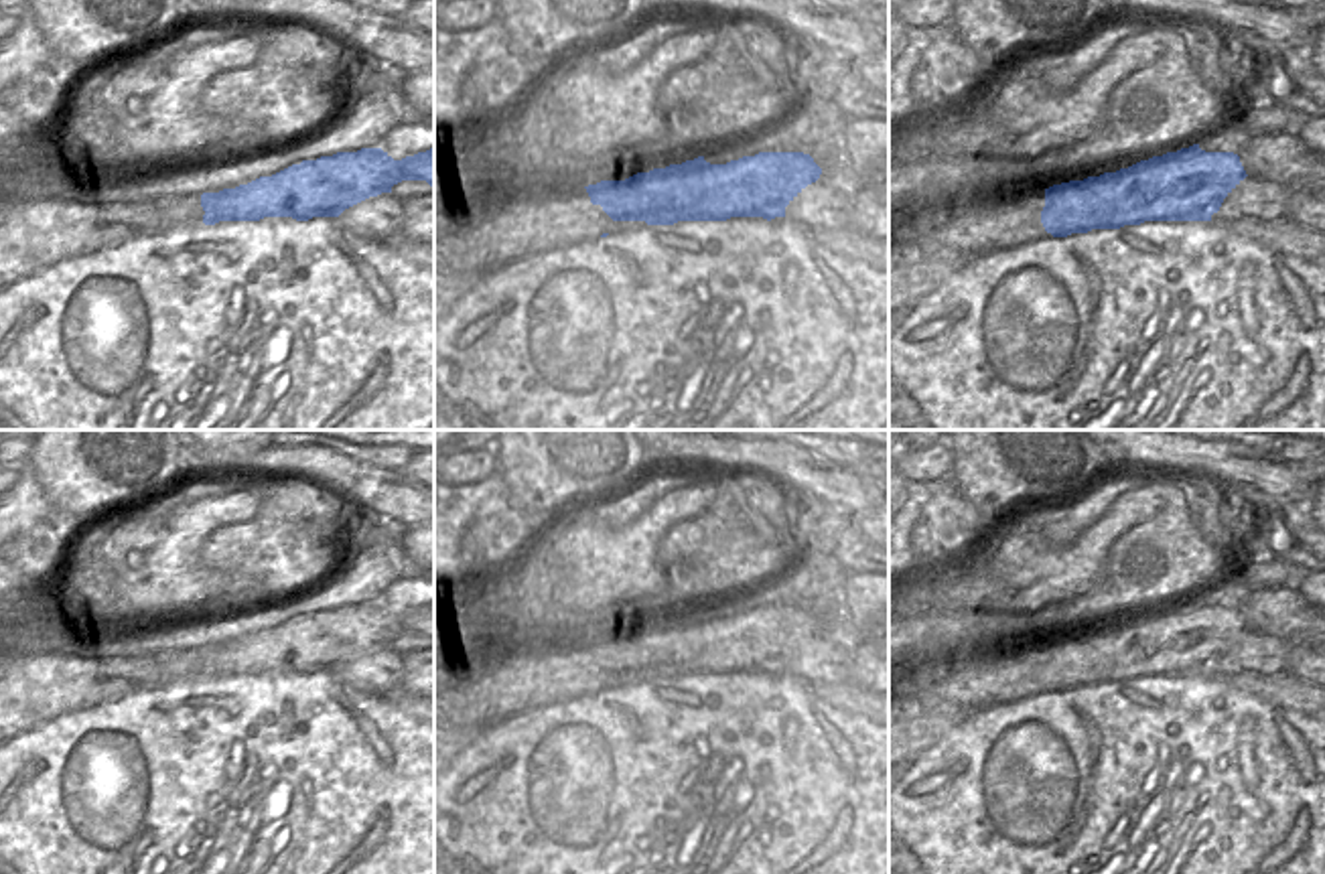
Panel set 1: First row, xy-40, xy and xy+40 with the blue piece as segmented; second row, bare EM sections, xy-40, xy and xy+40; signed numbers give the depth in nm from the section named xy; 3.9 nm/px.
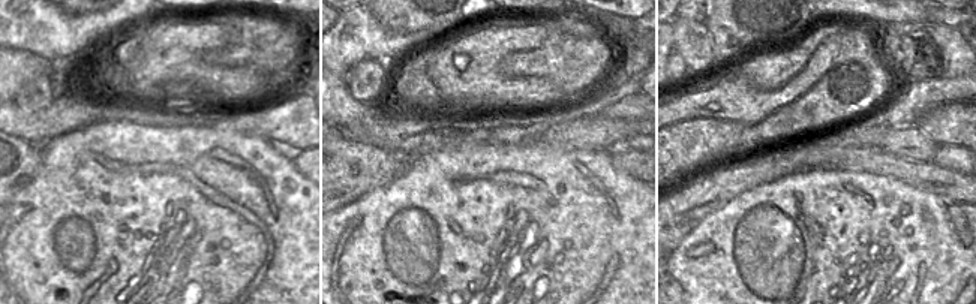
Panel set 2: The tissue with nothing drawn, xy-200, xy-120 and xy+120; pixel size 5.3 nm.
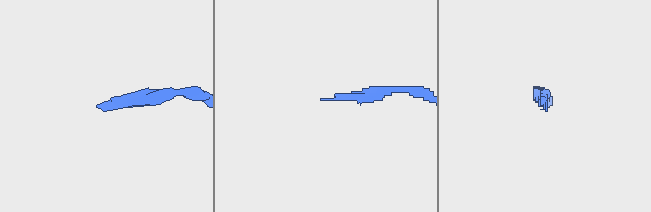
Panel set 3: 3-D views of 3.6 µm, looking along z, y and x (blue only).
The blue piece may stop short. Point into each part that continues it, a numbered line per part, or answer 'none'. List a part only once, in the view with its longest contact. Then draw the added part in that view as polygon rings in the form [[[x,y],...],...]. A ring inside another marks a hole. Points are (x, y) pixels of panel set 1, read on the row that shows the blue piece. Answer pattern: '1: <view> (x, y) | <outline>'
1: xy (518, 228) | [[[586,189],[528,193],[455,221],[434,213],[434,274],[487,274],[511,262],[597,241],[603,233],[645,229],[645,221],[613,221]]]

